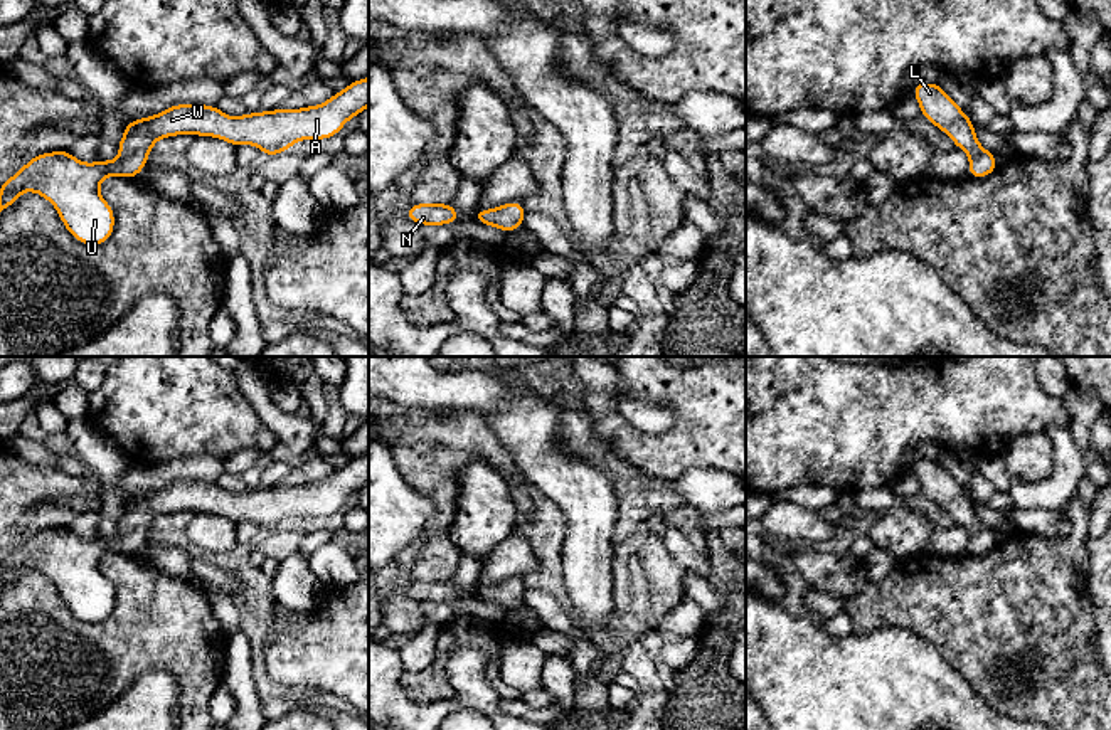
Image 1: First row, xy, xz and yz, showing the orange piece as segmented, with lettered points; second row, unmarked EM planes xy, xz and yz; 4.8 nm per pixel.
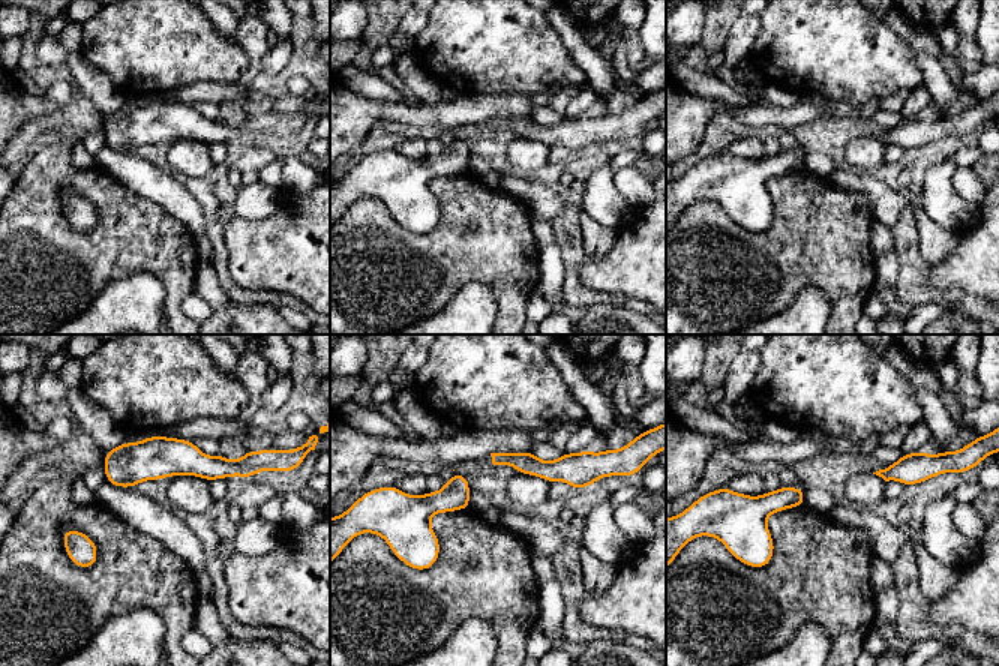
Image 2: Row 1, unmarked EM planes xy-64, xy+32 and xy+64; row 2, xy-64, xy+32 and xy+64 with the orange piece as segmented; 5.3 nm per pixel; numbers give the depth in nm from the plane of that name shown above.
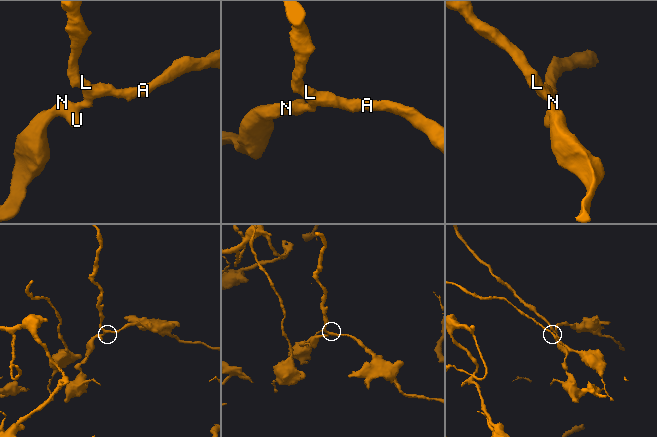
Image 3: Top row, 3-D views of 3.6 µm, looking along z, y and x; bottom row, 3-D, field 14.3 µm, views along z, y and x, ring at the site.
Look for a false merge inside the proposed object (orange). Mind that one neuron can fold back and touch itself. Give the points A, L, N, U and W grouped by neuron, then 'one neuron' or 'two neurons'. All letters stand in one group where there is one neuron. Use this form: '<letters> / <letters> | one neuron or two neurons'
A L N U W | one neuron

